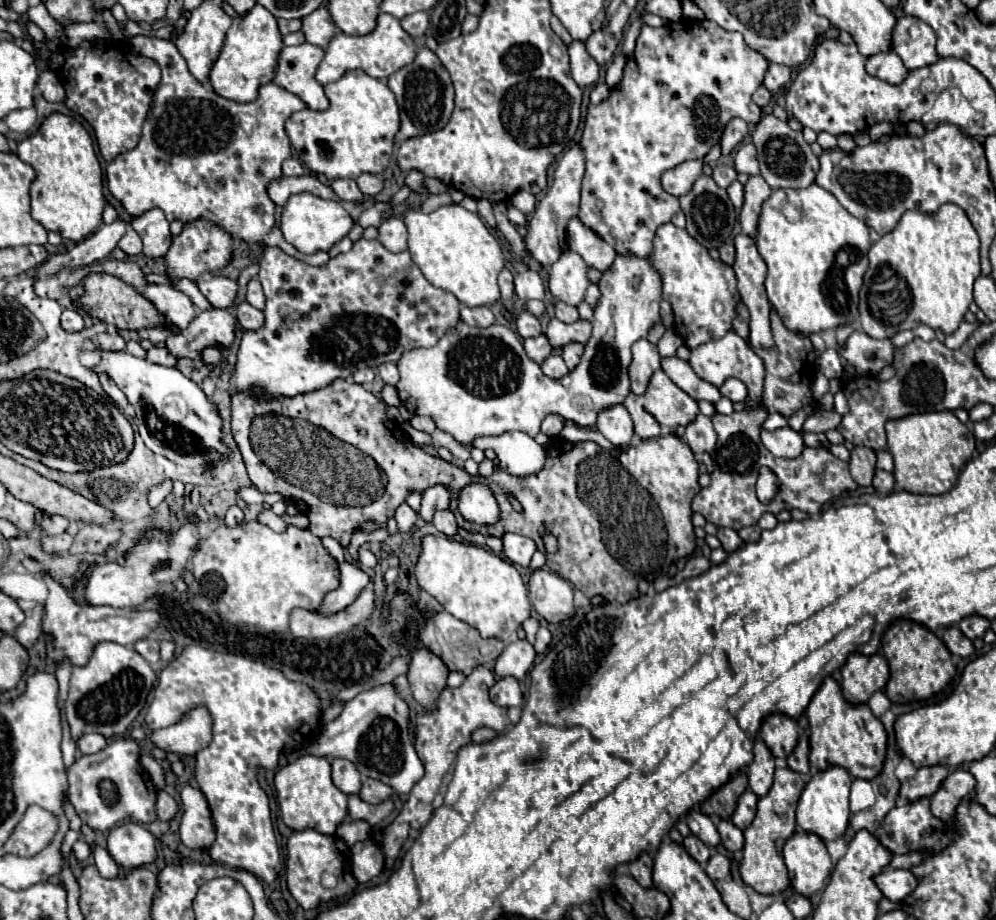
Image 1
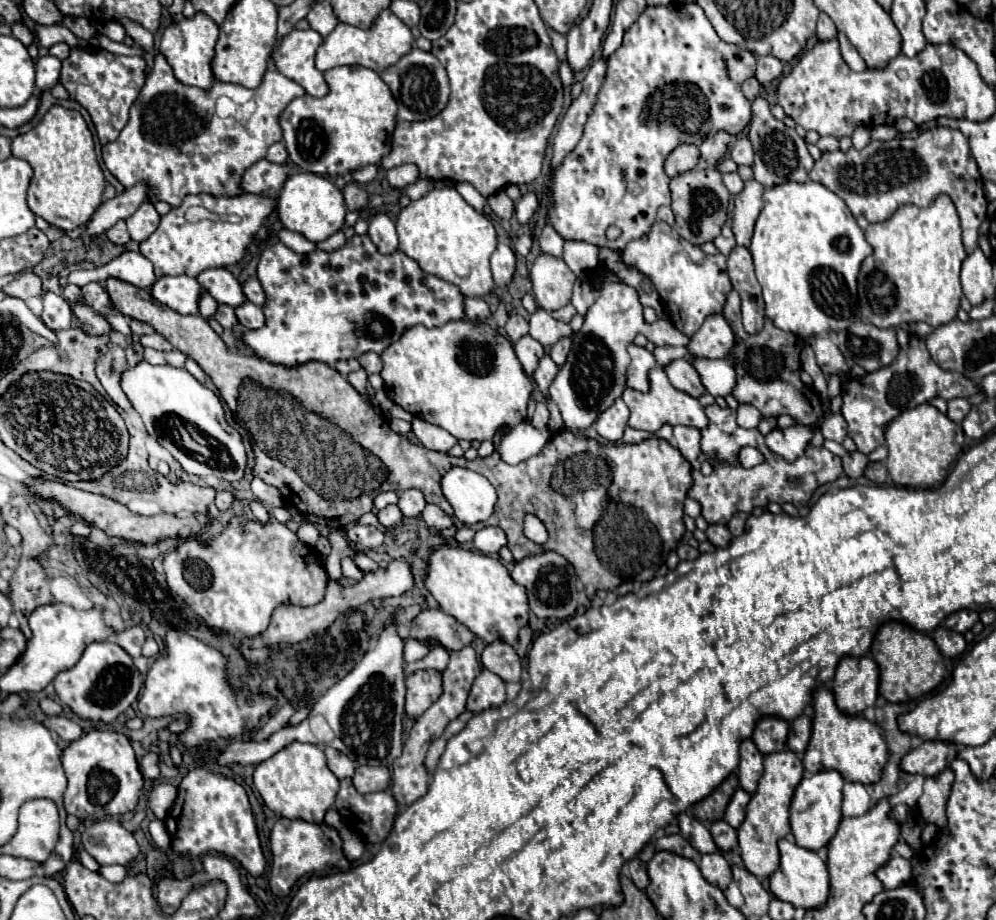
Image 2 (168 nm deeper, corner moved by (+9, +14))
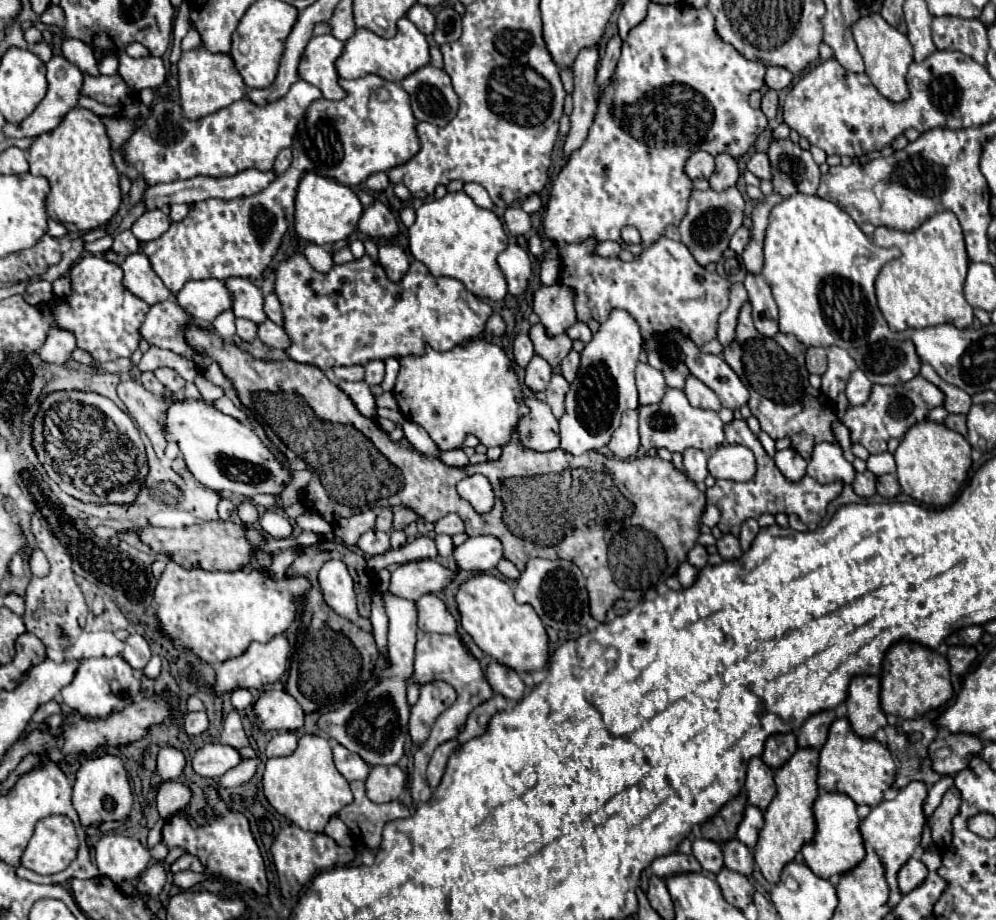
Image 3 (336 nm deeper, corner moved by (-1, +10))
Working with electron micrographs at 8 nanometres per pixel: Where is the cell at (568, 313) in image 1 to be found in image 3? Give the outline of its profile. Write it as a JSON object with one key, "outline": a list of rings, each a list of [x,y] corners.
{"outline":[[[577,320],[569,330],[567,330],[567,336],[571,338],[571,340],[583,340],[583,342],[589,342],[591,340],[591,330],[589,330],[589,326],[585,324],[585,322],[581,322],[581,320]]]}

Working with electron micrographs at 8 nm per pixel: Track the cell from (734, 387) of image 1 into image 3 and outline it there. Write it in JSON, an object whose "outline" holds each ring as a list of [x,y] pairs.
{"outline":[[[673,330],[673,338],[677,346],[687,354],[687,368],[689,372],[699,378],[703,384],[707,384],[721,400],[725,408],[741,408],[749,400],[747,386],[739,380],[739,376],[731,370],[731,366],[715,354],[701,352],[683,332]]]}

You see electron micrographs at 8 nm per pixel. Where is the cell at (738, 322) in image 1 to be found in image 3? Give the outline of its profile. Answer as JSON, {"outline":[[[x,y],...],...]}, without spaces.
{"outline":[[[745,302],[739,312],[737,338],[735,342],[731,342],[731,346],[727,346],[727,350],[723,350],[723,358],[749,386],[749,408],[753,416],[759,418],[761,430],[765,430],[775,440],[791,436],[791,446],[809,460],[815,444],[837,442],[831,432],[831,424],[837,416],[833,408],[823,406],[823,402],[819,400],[819,392],[809,384],[805,350],[807,348],[793,334],[779,332],[773,338],[761,336],[751,320],[751,304]]]}

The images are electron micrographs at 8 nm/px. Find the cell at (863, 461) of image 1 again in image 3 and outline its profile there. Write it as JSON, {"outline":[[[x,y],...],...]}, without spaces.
{"outline":[[[865,470],[865,472],[857,472],[855,474],[855,480],[853,480],[853,490],[859,494],[859,496],[873,496],[875,494],[875,474]]]}

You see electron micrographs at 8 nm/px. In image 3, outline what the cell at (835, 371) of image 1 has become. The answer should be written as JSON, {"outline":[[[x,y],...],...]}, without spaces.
{"outline":[[[829,346],[827,348],[827,358],[829,358],[829,368],[823,374],[823,384],[821,390],[835,400],[839,392],[845,390],[851,372],[857,368],[855,360],[851,358],[851,354],[839,346]]]}

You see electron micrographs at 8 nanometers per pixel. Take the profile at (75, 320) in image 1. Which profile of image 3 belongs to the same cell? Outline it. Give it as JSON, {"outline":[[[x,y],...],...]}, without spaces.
{"outline":[[[51,326],[47,340],[41,348],[41,358],[45,362],[67,362],[71,358],[71,352],[75,348],[75,336],[71,334],[71,330],[59,328],[59,326]]]}

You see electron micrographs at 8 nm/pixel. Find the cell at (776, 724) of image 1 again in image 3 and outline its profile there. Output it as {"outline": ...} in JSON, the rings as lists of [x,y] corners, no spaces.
{"outline":[[[793,732],[787,734],[775,734],[769,736],[765,742],[765,752],[763,752],[763,762],[767,762],[767,766],[771,768],[779,768],[781,764],[785,764],[791,754],[797,750],[797,738]]]}

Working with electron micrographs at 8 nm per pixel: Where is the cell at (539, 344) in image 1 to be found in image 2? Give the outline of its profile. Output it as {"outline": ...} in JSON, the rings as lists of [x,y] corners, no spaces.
{"outline":[[[523,336],[521,340],[517,340],[517,342],[513,344],[513,348],[515,348],[515,352],[517,352],[517,358],[519,358],[523,370],[525,370],[529,376],[533,376],[533,372],[535,372],[535,368],[537,368],[537,362],[539,362],[539,360],[543,358],[543,354],[545,354],[543,346],[541,346],[537,340],[533,340],[531,336]]]}

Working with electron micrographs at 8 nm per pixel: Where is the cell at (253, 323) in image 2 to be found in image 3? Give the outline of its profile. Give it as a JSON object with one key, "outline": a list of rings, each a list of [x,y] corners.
{"outline":[[[265,320],[265,322],[259,324],[257,336],[261,338],[261,342],[265,342],[267,346],[273,346],[273,348],[285,350],[289,346],[289,338],[287,338],[285,330],[281,326],[277,326],[275,322],[271,322],[271,320]]]}

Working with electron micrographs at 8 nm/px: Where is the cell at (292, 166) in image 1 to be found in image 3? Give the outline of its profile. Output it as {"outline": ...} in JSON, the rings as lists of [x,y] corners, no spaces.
{"outline":[[[283,148],[279,154],[277,154],[277,160],[275,160],[275,174],[283,174],[291,164],[291,150],[289,148]]]}

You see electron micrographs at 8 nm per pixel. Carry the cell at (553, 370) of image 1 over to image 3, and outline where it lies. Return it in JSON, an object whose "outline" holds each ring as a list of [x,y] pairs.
{"outline":[[[553,374],[551,382],[549,382],[547,390],[545,390],[545,394],[547,394],[547,400],[545,400],[545,402],[547,402],[549,408],[553,410],[553,416],[555,416],[555,418],[561,418],[563,412],[565,412],[563,398],[565,398],[567,390],[569,390],[569,382],[567,382],[561,374]]]}

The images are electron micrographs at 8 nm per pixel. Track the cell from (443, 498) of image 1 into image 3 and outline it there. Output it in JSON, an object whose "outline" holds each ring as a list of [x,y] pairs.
{"outline":[[[399,506],[399,508],[395,510],[393,528],[395,528],[395,530],[403,530],[405,526],[409,526],[409,524],[415,522],[415,520],[419,520],[419,514],[417,514],[415,510],[411,510],[411,508],[407,508],[407,506]]]}

